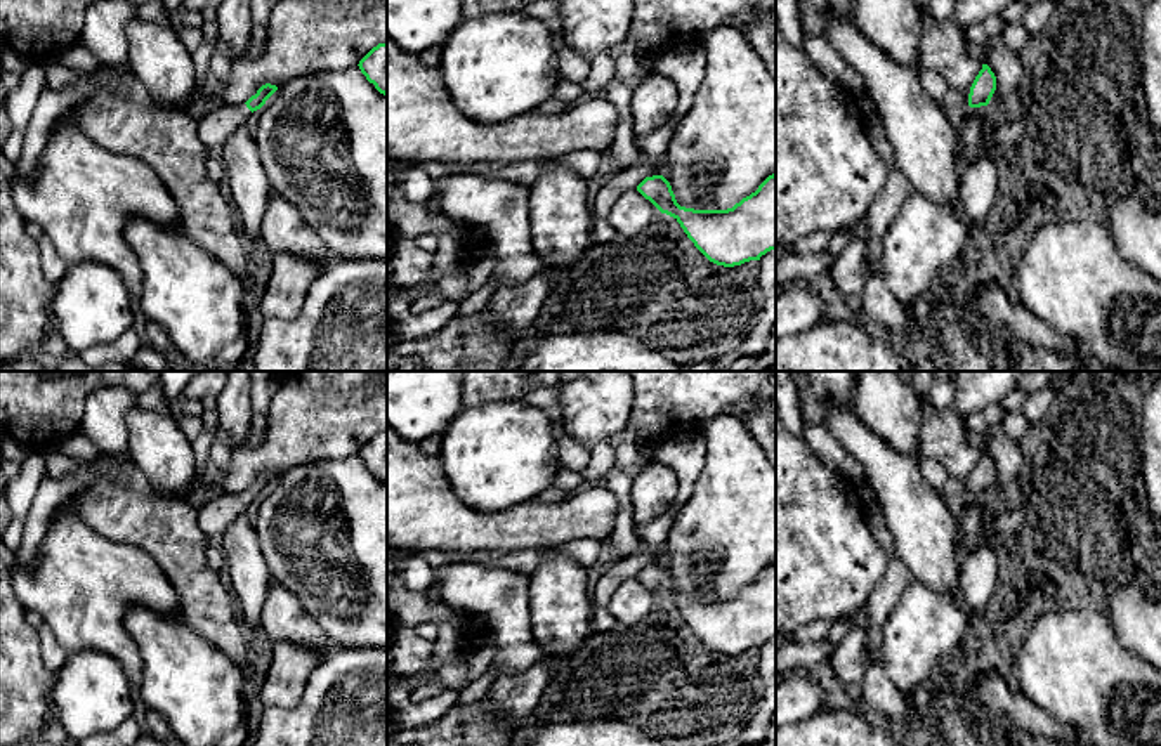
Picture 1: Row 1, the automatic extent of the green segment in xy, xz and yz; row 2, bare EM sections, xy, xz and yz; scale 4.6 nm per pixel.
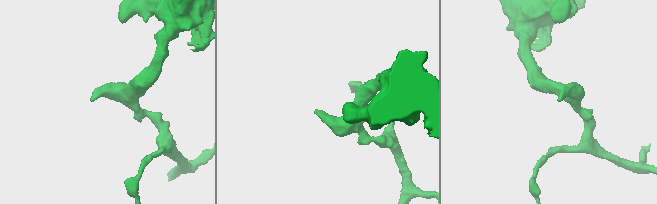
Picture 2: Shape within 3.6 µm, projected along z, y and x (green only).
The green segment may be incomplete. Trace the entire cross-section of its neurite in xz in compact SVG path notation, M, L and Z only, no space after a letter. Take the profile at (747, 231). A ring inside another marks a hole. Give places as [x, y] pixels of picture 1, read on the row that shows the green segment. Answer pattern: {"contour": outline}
{"contour": "M776 173L727 210L680 206L663 175L646 177L637 191L661 213L673 217L694 246L717 265L741 265L776 250Z"}

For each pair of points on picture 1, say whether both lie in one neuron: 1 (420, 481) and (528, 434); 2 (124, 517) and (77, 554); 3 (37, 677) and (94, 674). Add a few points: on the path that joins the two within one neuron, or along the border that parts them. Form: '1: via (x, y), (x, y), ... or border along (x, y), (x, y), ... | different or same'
1: border along (438, 457), (445, 479), (465, 505) | different
2: border along (73, 505), (75, 512), (103, 535), (139, 549) | different
3: border along (58, 674), (51, 693) | different

